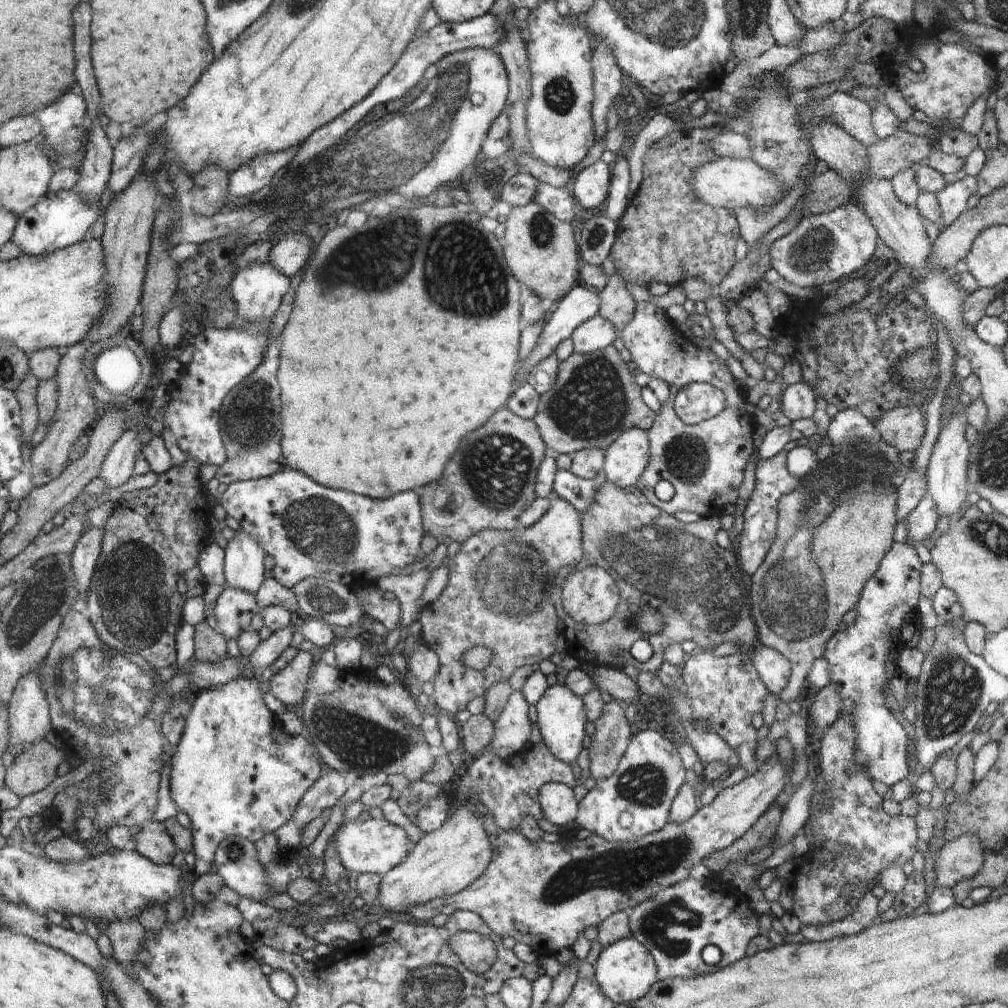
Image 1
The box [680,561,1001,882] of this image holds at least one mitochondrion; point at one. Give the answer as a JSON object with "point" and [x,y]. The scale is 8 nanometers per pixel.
{"point":[955,687]}

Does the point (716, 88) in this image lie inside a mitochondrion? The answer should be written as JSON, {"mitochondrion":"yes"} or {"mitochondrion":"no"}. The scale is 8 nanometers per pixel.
{"mitochondrion":"no"}

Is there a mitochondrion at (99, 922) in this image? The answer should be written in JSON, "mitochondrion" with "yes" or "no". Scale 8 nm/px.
{"mitochondrion":"no"}

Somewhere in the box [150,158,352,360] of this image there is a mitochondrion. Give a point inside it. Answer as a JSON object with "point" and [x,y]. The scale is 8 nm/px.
{"point":[256,230]}

